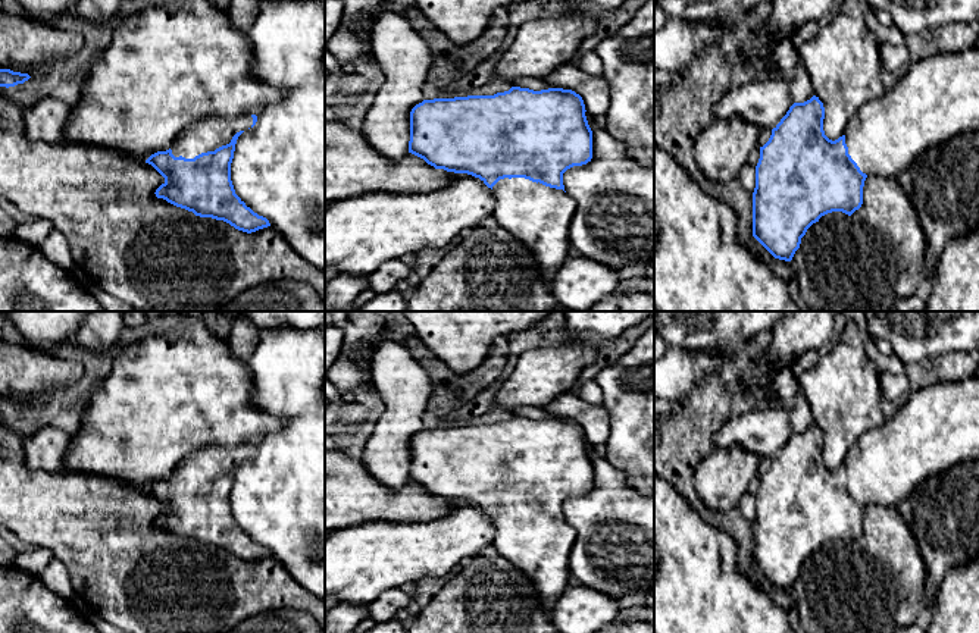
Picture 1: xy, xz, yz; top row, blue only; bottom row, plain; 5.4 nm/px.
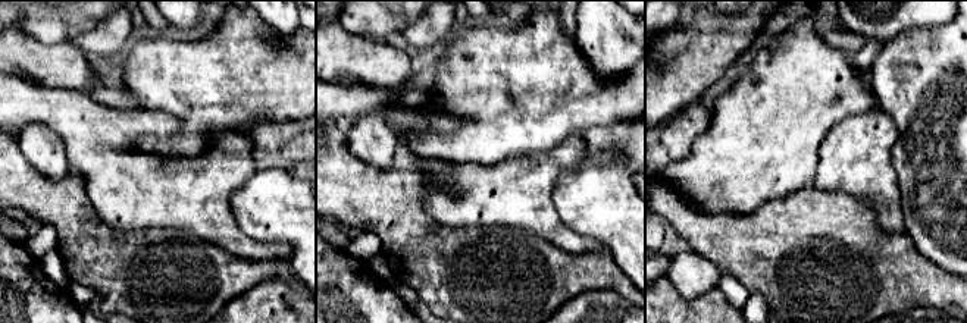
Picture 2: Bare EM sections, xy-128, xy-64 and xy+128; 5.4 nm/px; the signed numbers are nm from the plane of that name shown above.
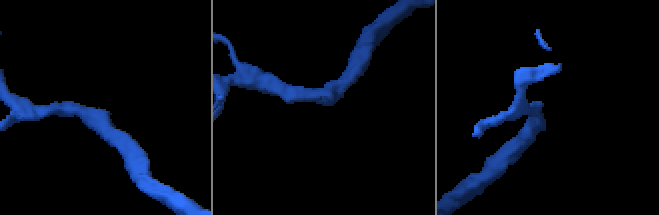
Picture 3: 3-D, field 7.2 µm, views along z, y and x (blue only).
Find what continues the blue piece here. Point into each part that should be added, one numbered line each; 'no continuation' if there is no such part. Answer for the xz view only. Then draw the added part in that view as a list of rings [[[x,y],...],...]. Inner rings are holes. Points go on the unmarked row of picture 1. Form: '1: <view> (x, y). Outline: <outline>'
1: xz (538, 545). Outline: [[[504,507],[492,516],[497,554],[522,571],[550,614],[569,587],[569,554],[575,530],[563,520],[525,507]]]

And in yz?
1: yz (937, 426). Outline: [[[979,376],[908,391],[892,417],[856,442],[844,464],[863,502],[897,507],[925,479],[972,460],[979,460]]]

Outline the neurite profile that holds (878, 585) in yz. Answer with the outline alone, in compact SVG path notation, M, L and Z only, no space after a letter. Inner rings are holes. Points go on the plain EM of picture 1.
M867 505L863 516L863 533L851 545L842 540L832 540L822 545L813 552L801 567L800 577L795 580L791 593L795 601L801 627L806 633L894 633L898 627L906 627L917 621L923 621L929 605L925 598L926 565L919 551L913 532L895 507Z

